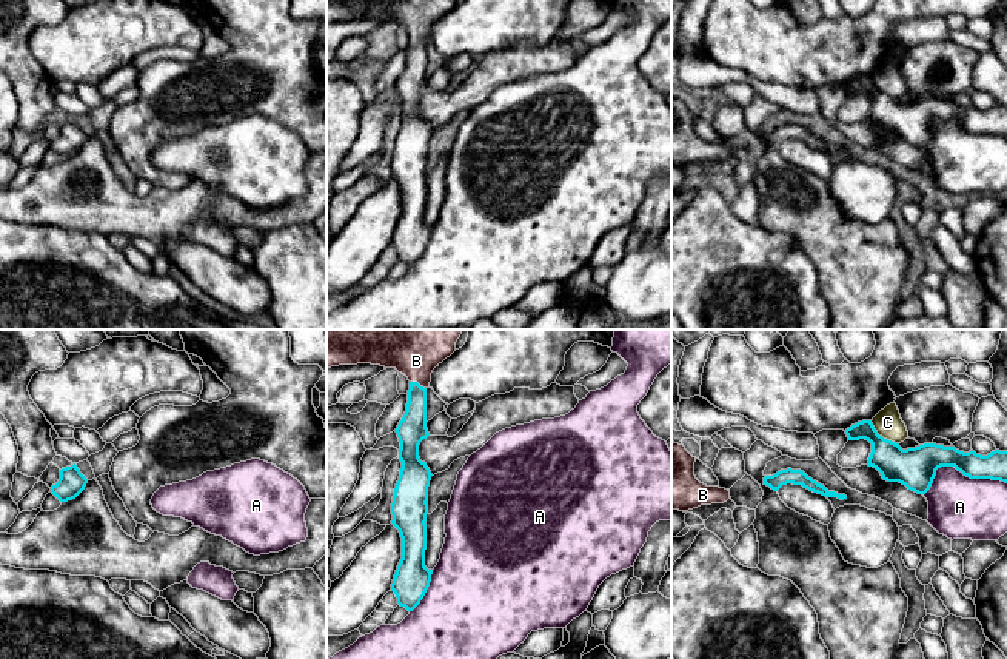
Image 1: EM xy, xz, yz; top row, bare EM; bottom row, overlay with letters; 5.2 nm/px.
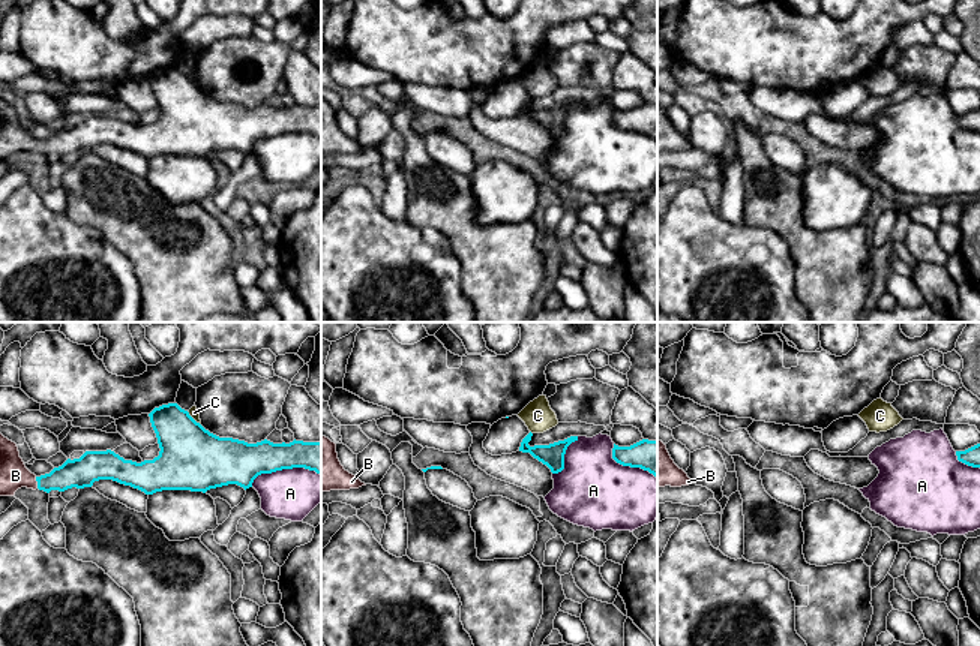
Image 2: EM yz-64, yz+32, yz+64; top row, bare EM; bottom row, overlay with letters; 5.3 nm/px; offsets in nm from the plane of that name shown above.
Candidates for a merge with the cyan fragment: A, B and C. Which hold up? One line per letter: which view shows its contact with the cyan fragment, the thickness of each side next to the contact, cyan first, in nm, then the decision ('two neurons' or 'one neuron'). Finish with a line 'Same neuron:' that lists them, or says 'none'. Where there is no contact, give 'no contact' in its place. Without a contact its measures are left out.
A: yz | 220/320 nm | two neurons
B: xz | 160/180 nm | one neuron
C: yz | 220/150 nm | two neurons
Same neuron: B

